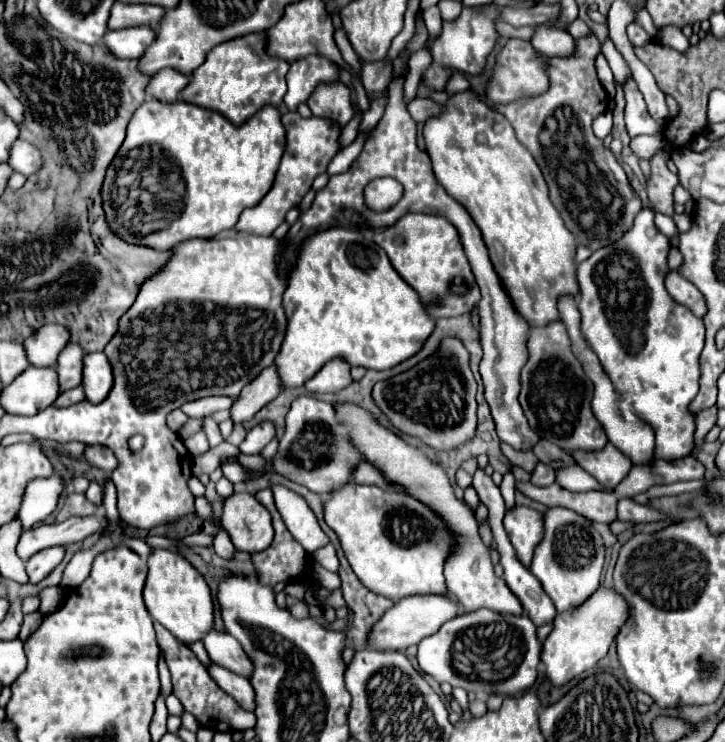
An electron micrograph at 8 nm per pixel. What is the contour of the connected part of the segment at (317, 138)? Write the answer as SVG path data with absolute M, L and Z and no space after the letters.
M289 112L283 116L283 126L287 130L287 150L281 158L281 166L279 166L275 184L267 192L267 196L261 200L261 204L247 208L241 214L241 218L235 226L241 232L269 236L285 220L285 214L291 208L299 206L303 196L309 192L313 180L327 170L327 164L339 152L341 128L331 120L323 120L323 118L315 118L315 116L301 118L297 112Z

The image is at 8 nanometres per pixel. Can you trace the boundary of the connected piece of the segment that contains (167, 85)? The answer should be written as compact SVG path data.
M165 68L151 78L147 86L147 94L161 102L175 102L187 84L189 84L189 76L181 76L179 72Z

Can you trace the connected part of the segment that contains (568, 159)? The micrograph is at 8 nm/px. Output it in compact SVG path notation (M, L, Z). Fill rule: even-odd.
M595 34L579 38L575 40L575 52L571 56L549 58L549 88L541 96L513 100L509 104L487 102L489 108L505 114L505 118L509 114L517 138L527 146L543 170L553 206L561 212L567 228L577 240L591 250L613 244L613 240L631 228L633 216L641 210L641 200L633 192L625 170L591 130L591 122L607 108L607 92L595 70L599 52L601 42Z

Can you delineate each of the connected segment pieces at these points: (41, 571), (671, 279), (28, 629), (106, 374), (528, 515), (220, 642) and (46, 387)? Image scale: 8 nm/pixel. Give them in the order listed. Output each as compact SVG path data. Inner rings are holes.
M61 546L61 548L47 548L47 550L37 552L35 556L31 556L25 562L29 582L33 582L33 584L41 582L63 560L63 556L65 556L65 546Z
M669 272L667 274L667 290L669 294L683 306L689 306L691 310L699 312L701 318L707 314L707 302L705 296L689 282L685 280L679 272Z
M33 612L33 614L27 614L25 620L23 620L23 626L21 626L21 632L19 632L19 638L21 640L27 640L41 624L43 620L43 614L41 612Z
M93 352L85 356L85 370L83 370L83 388L87 400L93 404L105 400L105 396L113 388L113 368L103 352Z
M515 506L511 510L505 510L505 530L511 538L513 548L517 550L517 556L525 566L529 566L533 558L533 550L537 542L543 538L543 514L527 508L527 506Z
M209 630L209 634L205 634L201 638L201 642L205 644L205 650L207 650L211 662L215 662L231 672L237 672L243 678L249 678L253 664L249 662L241 644L233 636L229 636L227 632Z
M27 368L19 374L1 394L1 406L5 412L15 416L35 416L43 408L49 408L59 396L57 370L49 368Z

